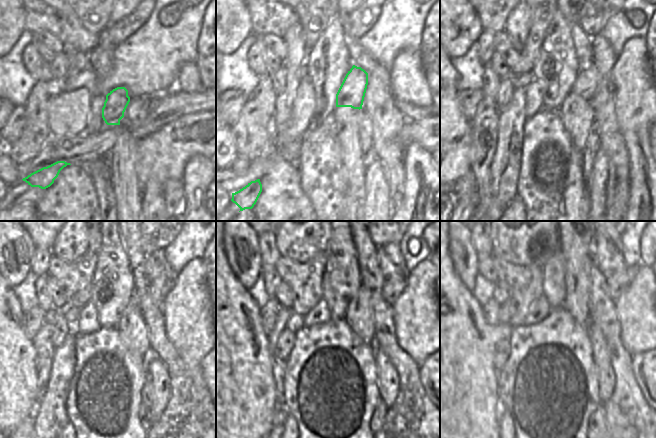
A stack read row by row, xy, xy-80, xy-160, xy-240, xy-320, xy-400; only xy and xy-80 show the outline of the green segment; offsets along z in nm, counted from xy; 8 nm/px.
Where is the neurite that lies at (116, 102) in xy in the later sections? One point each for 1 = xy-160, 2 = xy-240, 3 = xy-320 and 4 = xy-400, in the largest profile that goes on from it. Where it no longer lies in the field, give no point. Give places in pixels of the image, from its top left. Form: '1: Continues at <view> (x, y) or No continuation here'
1: Continues at xy-160 (588, 79)
2: Continues at xy-240 (165, 288)
3: Continues at xy-320 (395, 284)
4: Continues at xy-400 (618, 283).

